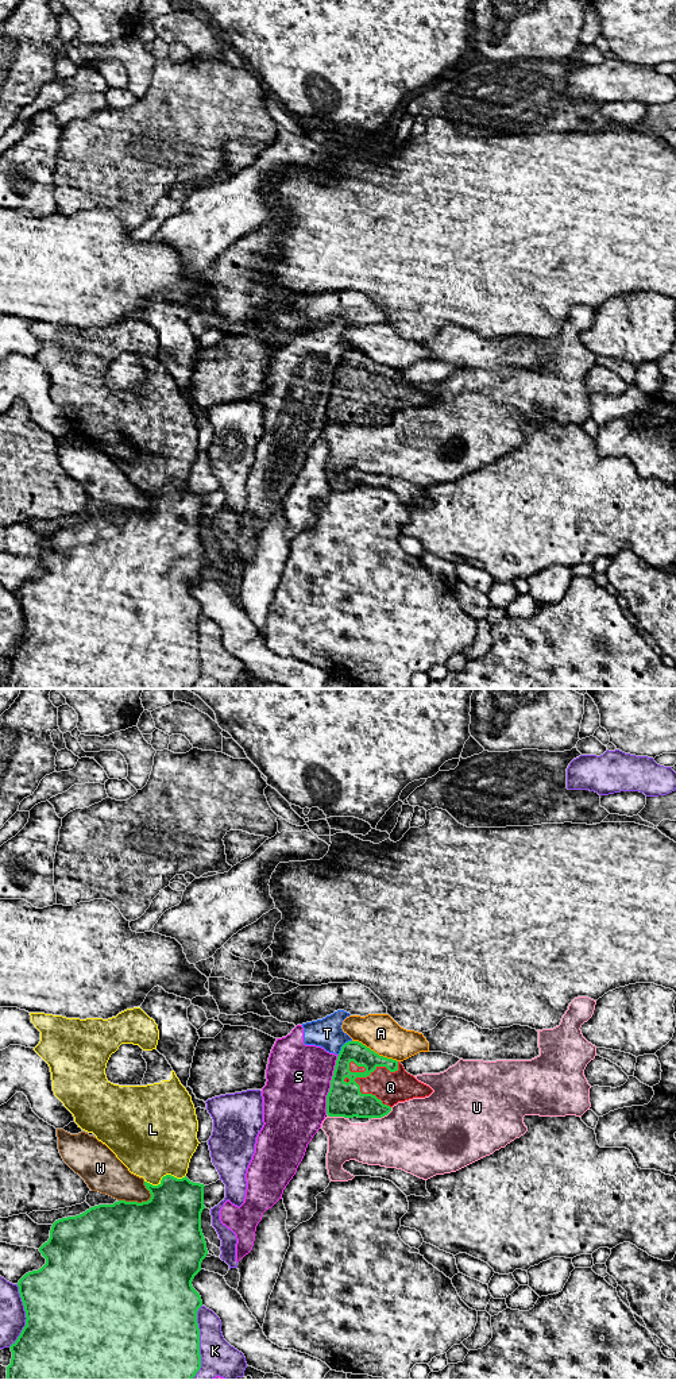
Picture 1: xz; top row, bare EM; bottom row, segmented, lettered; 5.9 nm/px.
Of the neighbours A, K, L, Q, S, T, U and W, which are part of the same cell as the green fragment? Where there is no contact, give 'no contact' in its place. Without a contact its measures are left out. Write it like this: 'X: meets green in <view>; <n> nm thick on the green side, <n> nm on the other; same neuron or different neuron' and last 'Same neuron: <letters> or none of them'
A: meets green in xz; 130 nm thick on the green side, 220 nm on the other; different neuron
K: meets green in xz; 500 nm thick on the green side, 200 nm on the other; different neuron
L: meets green in xz; 340 nm thick on the green side, 480 nm on the other; different neuron
Q: meets green in xz; 200 nm thick on the green side, 190 nm on the other; same neuron
S: meets green in xz; 200 nm thick on the green side, 380 nm on the other; different neuron
T: meets green in xz; 130 nm thick on the green side, 180 nm on the other; different neuron
U: meets green in xz; 200 nm thick on the green side, 440 nm on the other; different neuron
W: meets green in xz; 500 nm thick on the green side, 220 nm on the other; different neuron
Same neuron: Q

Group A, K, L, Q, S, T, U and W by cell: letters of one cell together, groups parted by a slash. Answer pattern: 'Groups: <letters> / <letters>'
Groups: A / K / L / Q / S T / U / W

